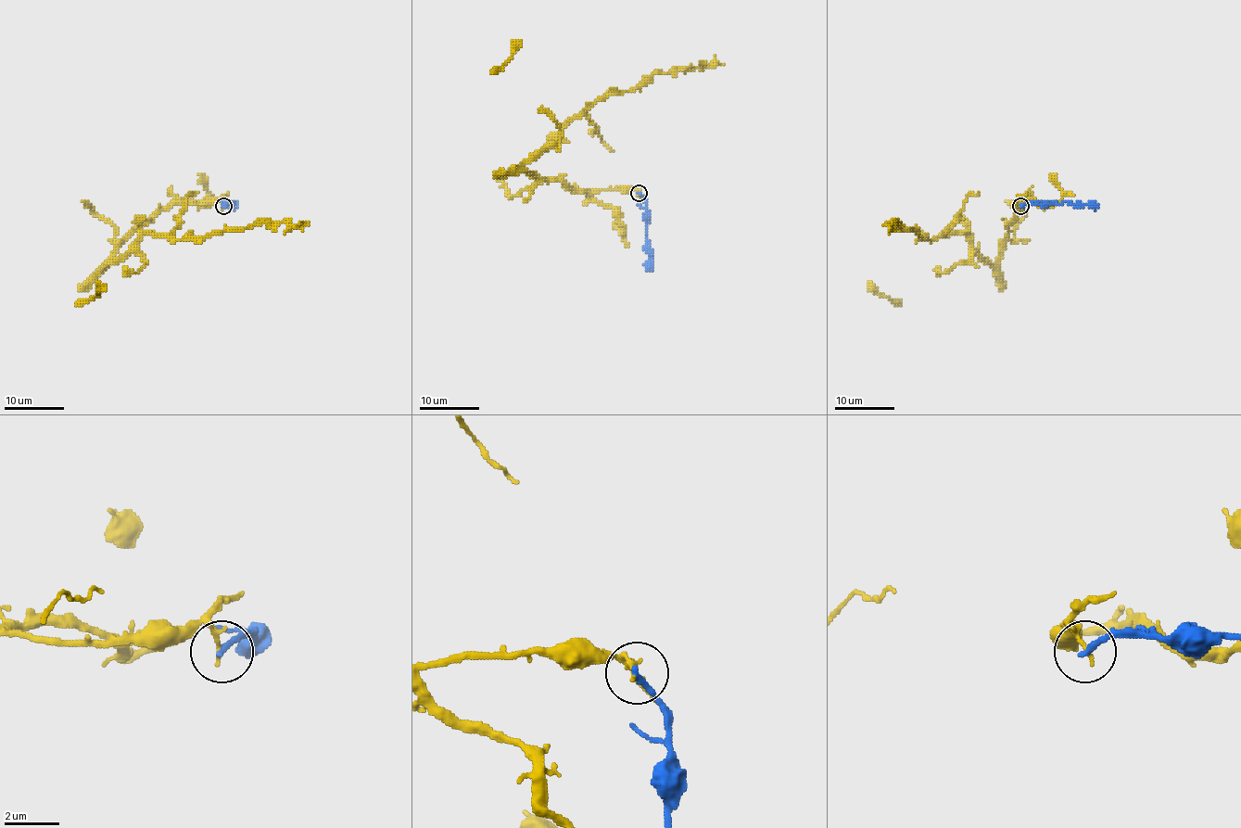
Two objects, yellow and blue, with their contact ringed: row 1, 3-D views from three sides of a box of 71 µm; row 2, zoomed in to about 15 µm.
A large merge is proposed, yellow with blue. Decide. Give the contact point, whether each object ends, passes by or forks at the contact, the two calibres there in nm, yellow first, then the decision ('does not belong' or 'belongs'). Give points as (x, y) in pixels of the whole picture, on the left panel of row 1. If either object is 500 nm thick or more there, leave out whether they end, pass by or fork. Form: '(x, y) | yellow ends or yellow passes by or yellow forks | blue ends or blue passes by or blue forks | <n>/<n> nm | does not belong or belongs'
(223, 206) | yellow ends | blue ends | 170/240 nm | does not belong

